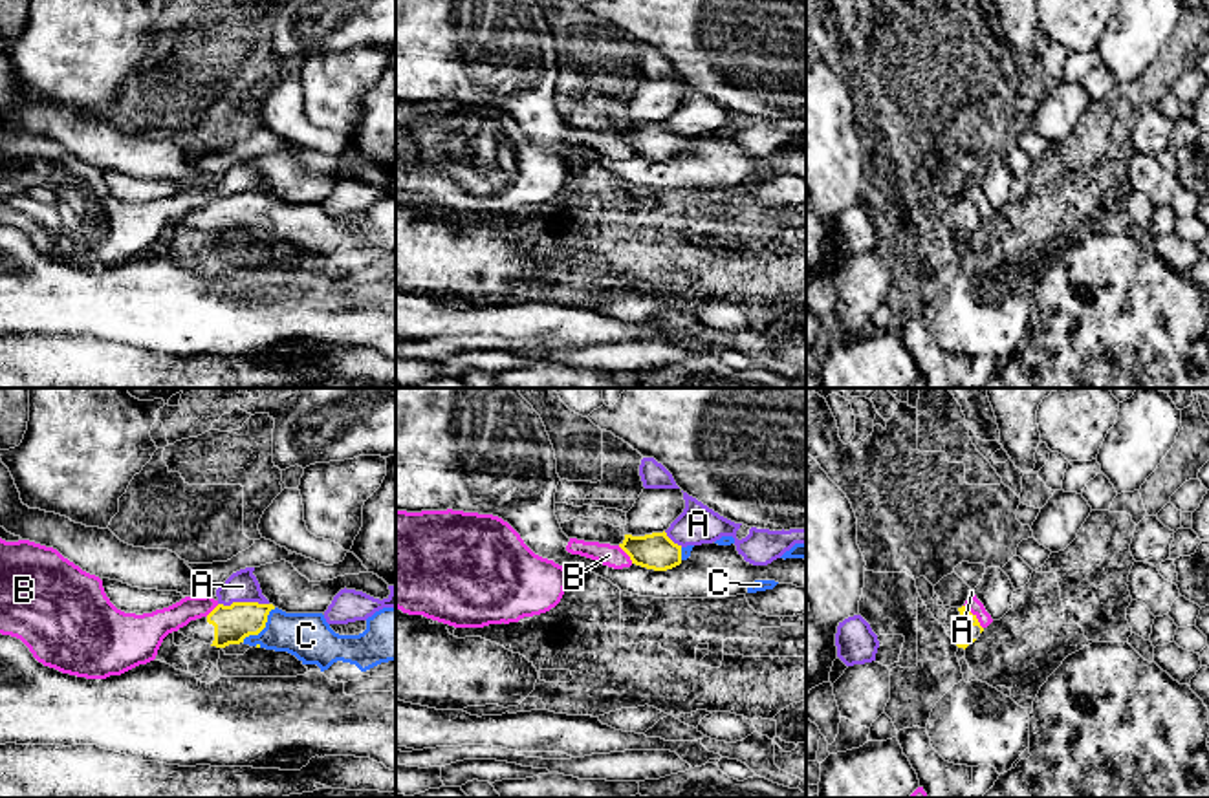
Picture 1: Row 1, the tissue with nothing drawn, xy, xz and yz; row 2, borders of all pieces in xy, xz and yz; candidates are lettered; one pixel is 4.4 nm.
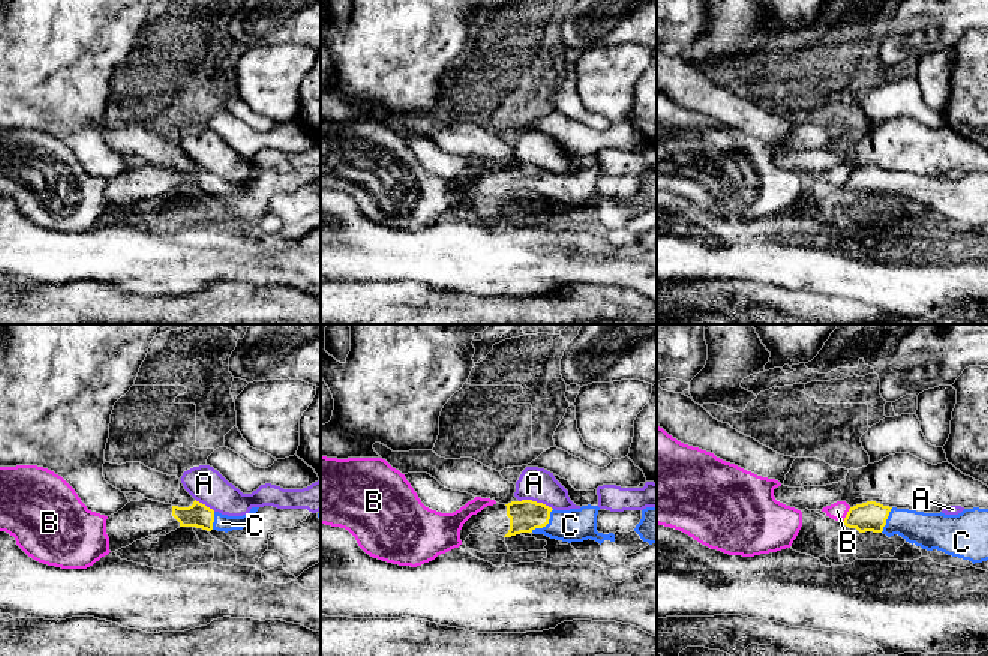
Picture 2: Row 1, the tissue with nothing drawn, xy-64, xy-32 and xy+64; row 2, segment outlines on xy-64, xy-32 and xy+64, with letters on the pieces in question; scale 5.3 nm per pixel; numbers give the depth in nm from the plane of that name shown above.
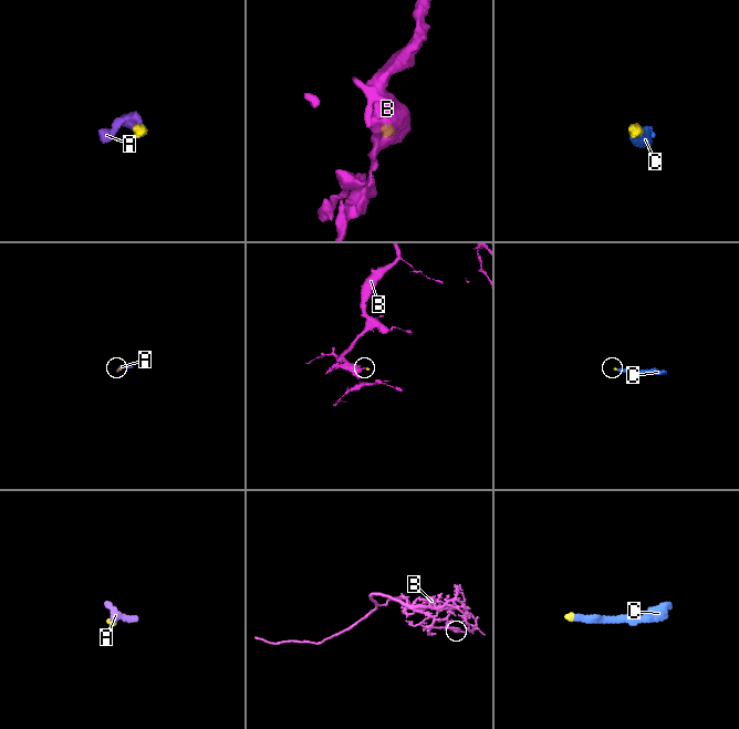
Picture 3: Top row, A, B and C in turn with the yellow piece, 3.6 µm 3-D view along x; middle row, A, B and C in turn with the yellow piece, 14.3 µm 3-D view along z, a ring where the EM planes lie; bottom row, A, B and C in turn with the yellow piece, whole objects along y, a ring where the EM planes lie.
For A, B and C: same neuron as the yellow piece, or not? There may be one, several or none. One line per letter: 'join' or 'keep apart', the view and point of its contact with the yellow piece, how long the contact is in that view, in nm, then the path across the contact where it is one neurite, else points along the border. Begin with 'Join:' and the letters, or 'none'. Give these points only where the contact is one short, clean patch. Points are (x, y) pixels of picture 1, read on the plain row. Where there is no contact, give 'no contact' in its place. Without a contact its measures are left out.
Join: C
A: keep apart; meets yellow in xy at (242, 193); contact 220 nm long; border along xy (268, 193), (218, 194)
B: keep apart; meets yellow in yz at (975, 207); contact 140 nm long; border along yz (964, 194), (982, 218)
C: join; meets yellow in xy at (262, 218); contact 220 nm long; runs through xy (233, 213), (253, 213), (262, 218), (306, 226)

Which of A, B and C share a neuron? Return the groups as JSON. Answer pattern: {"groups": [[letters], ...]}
{"groups": [["A", "B"], ["C"]]}

